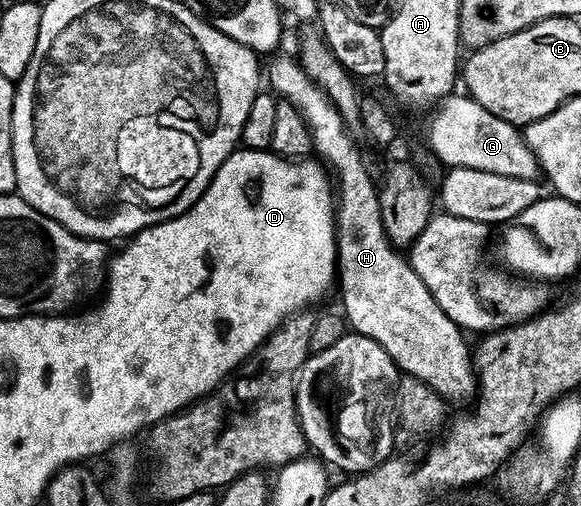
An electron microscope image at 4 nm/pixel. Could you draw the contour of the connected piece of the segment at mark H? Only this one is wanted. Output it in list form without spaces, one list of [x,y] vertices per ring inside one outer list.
[[[277,55],[272,65],[267,65],[266,68],[266,80],[268,80],[272,85],[270,85],[271,91],[275,93],[277,97],[289,100],[290,103],[300,111],[302,118],[308,123],[308,129],[312,135],[312,147],[314,149],[315,155],[319,157],[321,161],[330,169],[331,175],[334,177],[334,207],[336,209],[336,267],[338,269],[338,292],[340,288],[340,300],[344,303],[344,308],[342,307],[342,315],[346,321],[347,327],[358,333],[360,336],[368,336],[374,342],[378,342],[378,346],[382,346],[382,350],[386,350],[386,354],[390,354],[392,363],[396,365],[397,369],[401,373],[418,378],[422,382],[426,382],[430,387],[434,389],[439,396],[443,396],[445,401],[452,402],[452,400],[464,400],[468,395],[471,397],[473,393],[477,391],[478,380],[474,375],[474,360],[470,355],[470,344],[468,344],[464,339],[466,339],[465,333],[460,327],[442,310],[442,306],[438,306],[438,302],[434,302],[434,294],[430,294],[430,290],[426,290],[426,282],[422,282],[422,278],[418,278],[418,274],[412,269],[411,264],[408,263],[407,259],[397,249],[393,248],[392,243],[386,238],[386,232],[382,226],[382,214],[380,213],[380,193],[378,191],[377,181],[374,179],[372,181],[372,176],[368,173],[368,168],[364,165],[364,160],[360,157],[360,152],[356,149],[356,144],[352,141],[352,136],[350,133],[349,125],[344,123],[342,117],[340,117],[340,112],[332,105],[332,101],[328,99],[328,95],[315,84],[312,79],[304,73],[304,68],[301,66],[299,59],[293,58],[292,60],[288,56]]]

